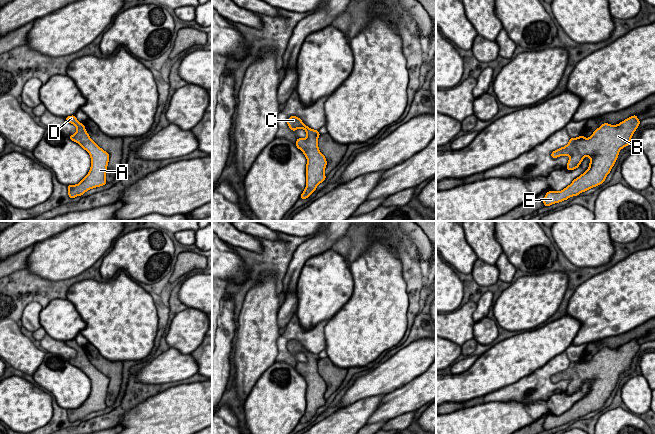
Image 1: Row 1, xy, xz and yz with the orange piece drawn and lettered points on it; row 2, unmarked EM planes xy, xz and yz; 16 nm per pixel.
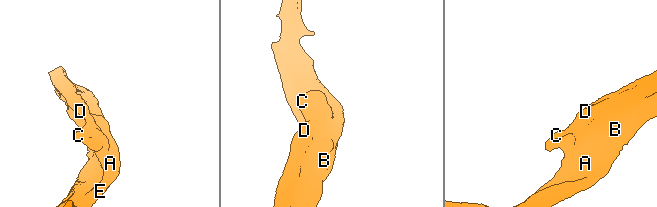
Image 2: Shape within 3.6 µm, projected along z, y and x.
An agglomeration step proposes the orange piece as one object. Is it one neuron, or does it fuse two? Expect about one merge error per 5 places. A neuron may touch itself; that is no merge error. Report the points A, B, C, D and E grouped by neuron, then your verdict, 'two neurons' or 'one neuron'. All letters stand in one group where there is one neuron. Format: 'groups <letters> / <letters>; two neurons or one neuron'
groups A B C D E; one neuron

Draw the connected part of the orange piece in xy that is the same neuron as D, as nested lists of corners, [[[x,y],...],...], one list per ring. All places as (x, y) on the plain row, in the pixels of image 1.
[[[75,339],[65,341],[65,343],[77,352],[76,357],[69,360],[70,364],[78,367],[91,381],[91,392],[88,398],[78,408],[67,410],[68,419],[73,423],[107,407],[105,400],[110,380],[90,362],[84,348],[80,347]]]

